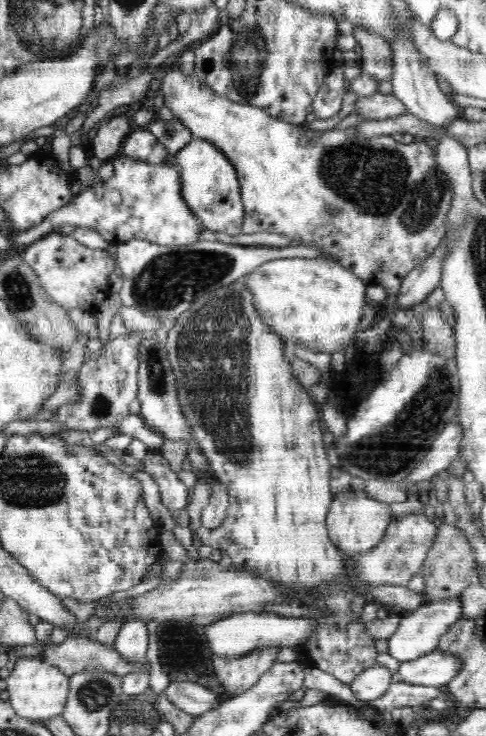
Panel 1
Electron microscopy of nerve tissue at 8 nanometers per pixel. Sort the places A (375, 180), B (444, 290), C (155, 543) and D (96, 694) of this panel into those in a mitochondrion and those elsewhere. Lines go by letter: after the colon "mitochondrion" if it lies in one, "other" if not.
A: mitochondrion
B: other
C: other
D: mitochondrion

